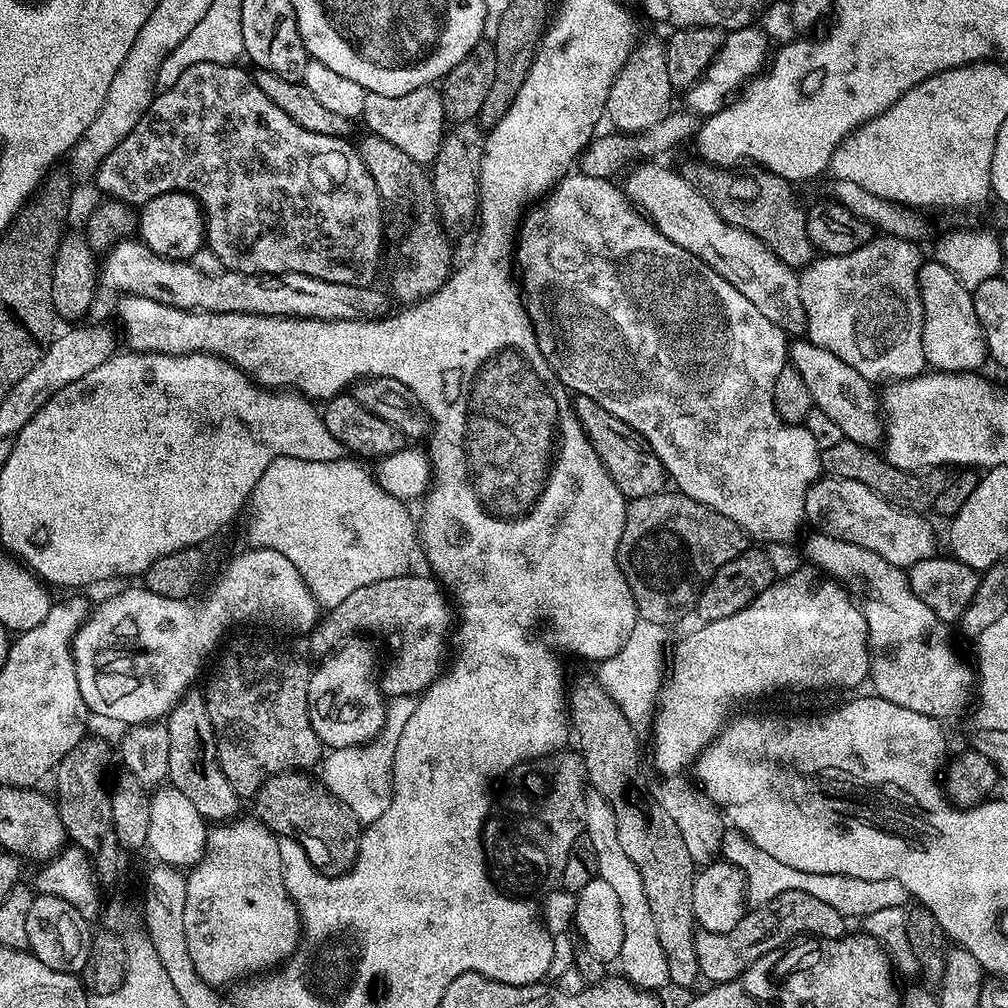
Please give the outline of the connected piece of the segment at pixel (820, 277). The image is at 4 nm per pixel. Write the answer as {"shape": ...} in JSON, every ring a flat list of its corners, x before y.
{"shape":[[873,235,862,247,841,256,821,255,799,273,802,306,806,310,807,339,822,350,830,350,846,366,854,366,870,382,909,380,925,371,922,350,924,311,920,297,922,255,915,243,897,236]]}

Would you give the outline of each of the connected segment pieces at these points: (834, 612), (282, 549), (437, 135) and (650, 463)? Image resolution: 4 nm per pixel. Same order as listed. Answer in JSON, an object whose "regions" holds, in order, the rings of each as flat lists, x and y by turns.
{"regions":[[[815,566,803,567,785,580,777,579,738,614,701,623,701,628,681,638,676,653,671,653,670,671,650,724,656,762,664,771,680,772,695,761,725,723,728,700,740,700,774,688,856,688,869,679,866,618,837,581]],[[285,456,274,458,274,462,266,466,266,474,258,478,250,497,253,512,247,543,254,548,276,550,290,558,294,570,298,570,320,606,342,602,346,594,354,594,358,586,370,586,370,582,382,582,382,578,409,575,412,548,414,552,418,544,418,530,413,513,412,516,408,513,409,505,394,498,394,494,386,494,375,475,359,463,363,464,356,458,332,462,310,462]],[[435,87,415,88,406,94,387,96,386,94,368,93,364,106,362,123,374,136,386,138,390,146,398,146,402,154,411,158,413,165,431,165,438,154,440,143,444,141,446,121,443,116,442,98]],[[576,396,574,407,578,422,588,436,592,449,598,454,602,466,606,466,610,478,614,478,614,486,618,486,618,490,625,498,649,496,665,491,666,473,658,454,654,454,651,446,629,424,614,418,614,414,598,406,594,398]]]}

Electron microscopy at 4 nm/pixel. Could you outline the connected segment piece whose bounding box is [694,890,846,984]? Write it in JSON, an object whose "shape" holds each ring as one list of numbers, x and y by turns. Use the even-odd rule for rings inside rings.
{"shape":[[802,890,783,892,766,906,756,906,745,911,742,922,738,922,734,930,697,931,694,950,698,954,700,975,712,984,725,984,727,980,733,980,742,975,758,958,762,958,768,952,783,949,785,945,797,938,805,936,837,940,839,936,845,935,844,924,846,924,845,916,838,910,834,910,834,906,822,902,822,898,814,898,814,894,806,894]]}

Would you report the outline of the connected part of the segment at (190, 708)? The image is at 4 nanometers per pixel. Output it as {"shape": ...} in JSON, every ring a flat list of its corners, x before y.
{"shape":[[203,691,184,692,172,707,172,711,168,713,166,725,170,736,167,783,182,790,182,794,186,794,190,802,194,802,194,810,198,810,198,814,202,814,205,821,226,822,235,817,239,813,236,811,239,810,242,800,236,795,234,786,226,782,226,774,222,774,222,766,218,762,214,726,210,726]]}

